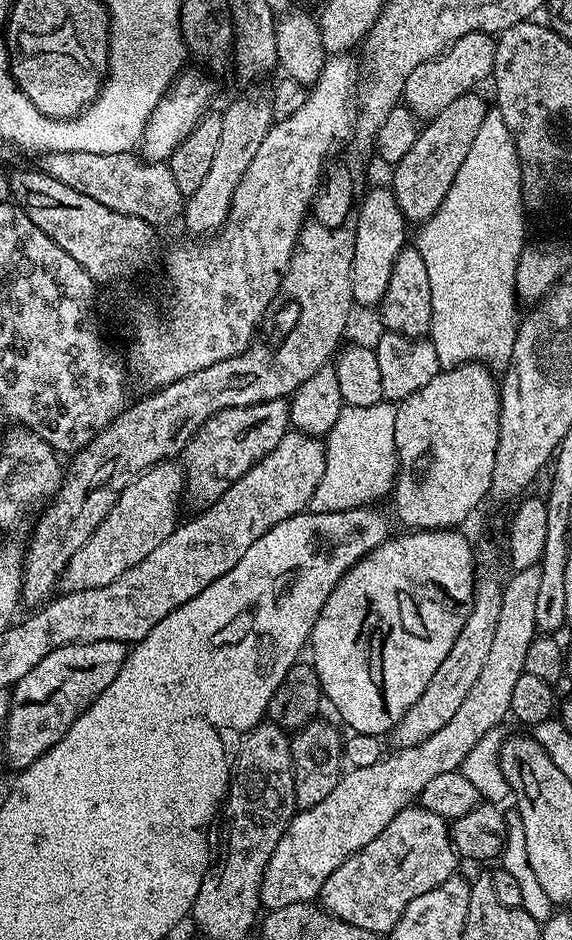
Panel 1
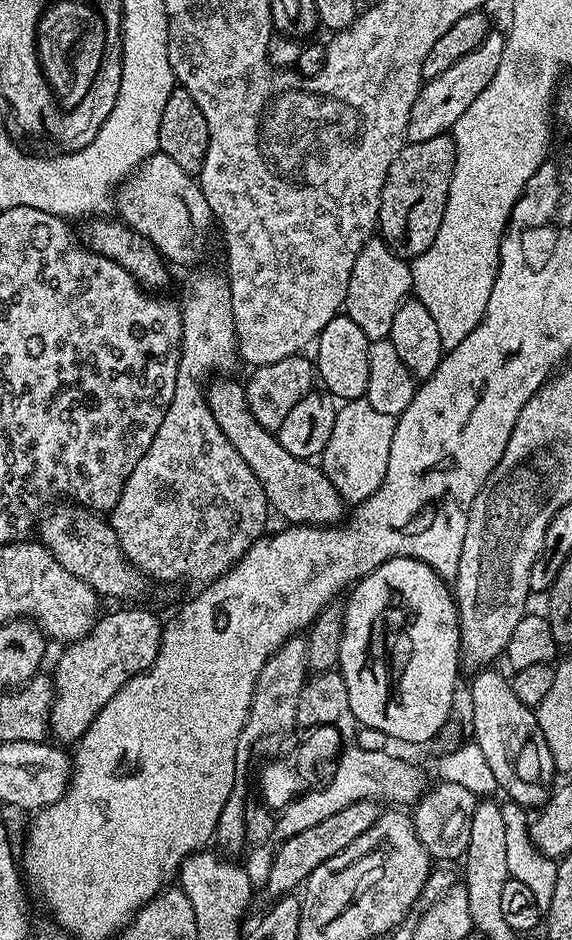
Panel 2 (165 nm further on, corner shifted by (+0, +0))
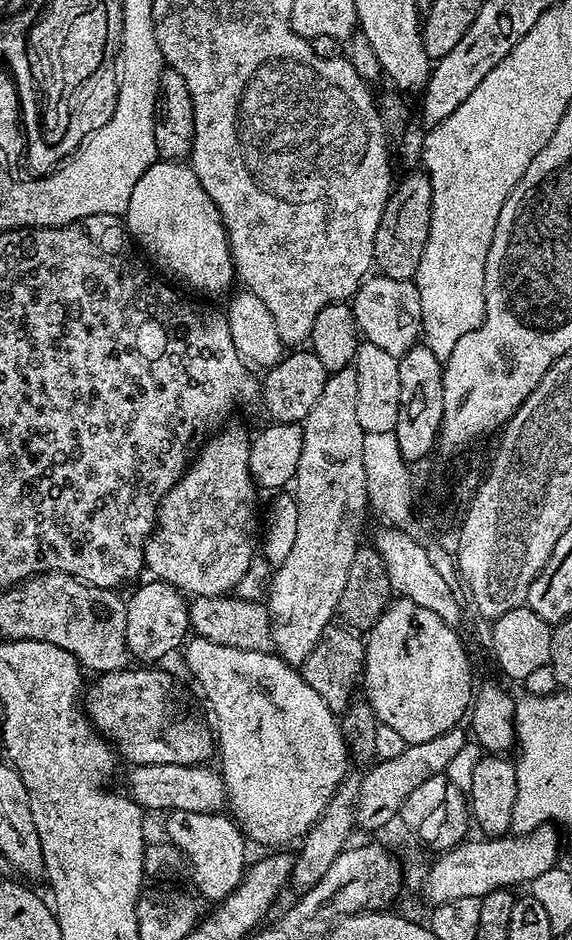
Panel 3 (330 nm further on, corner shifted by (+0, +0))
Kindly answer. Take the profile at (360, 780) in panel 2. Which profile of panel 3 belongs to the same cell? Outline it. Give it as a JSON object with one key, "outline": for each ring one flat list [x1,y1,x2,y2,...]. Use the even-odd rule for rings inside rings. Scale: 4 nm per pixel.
{"outline":[[193,635,191,639,183,645,182,653,184,652,184,660,188,663,188,672,194,679,200,683,200,688,204,691,204,696,208,699,208,704,212,707,214,714,214,732,217,741,217,759,218,771,223,778,225,797,231,810,233,819,240,825,241,831,245,837,252,843,252,841,270,846,269,848,280,848,286,846,288,842,296,839,301,839,305,833,309,831,316,824,316,820,320,817,332,801,333,795,344,783,349,775,348,764,350,765,350,753,348,744,345,742,344,732,340,728,339,719,337,715,330,711,314,688,304,680,299,669,293,665,286,663,280,656,277,656,273,651,250,651,236,649,218,643,212,644,206,638]]}

